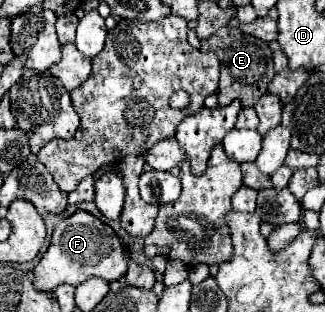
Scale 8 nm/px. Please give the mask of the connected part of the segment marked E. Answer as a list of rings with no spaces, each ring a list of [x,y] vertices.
[[[224,26],[214,36],[202,42],[200,52],[214,52],[220,60],[220,86],[218,86],[218,106],[228,106],[232,100],[240,100],[244,108],[254,106],[260,96],[266,94],[270,80],[274,78],[272,50],[266,42],[246,36],[236,26]]]

